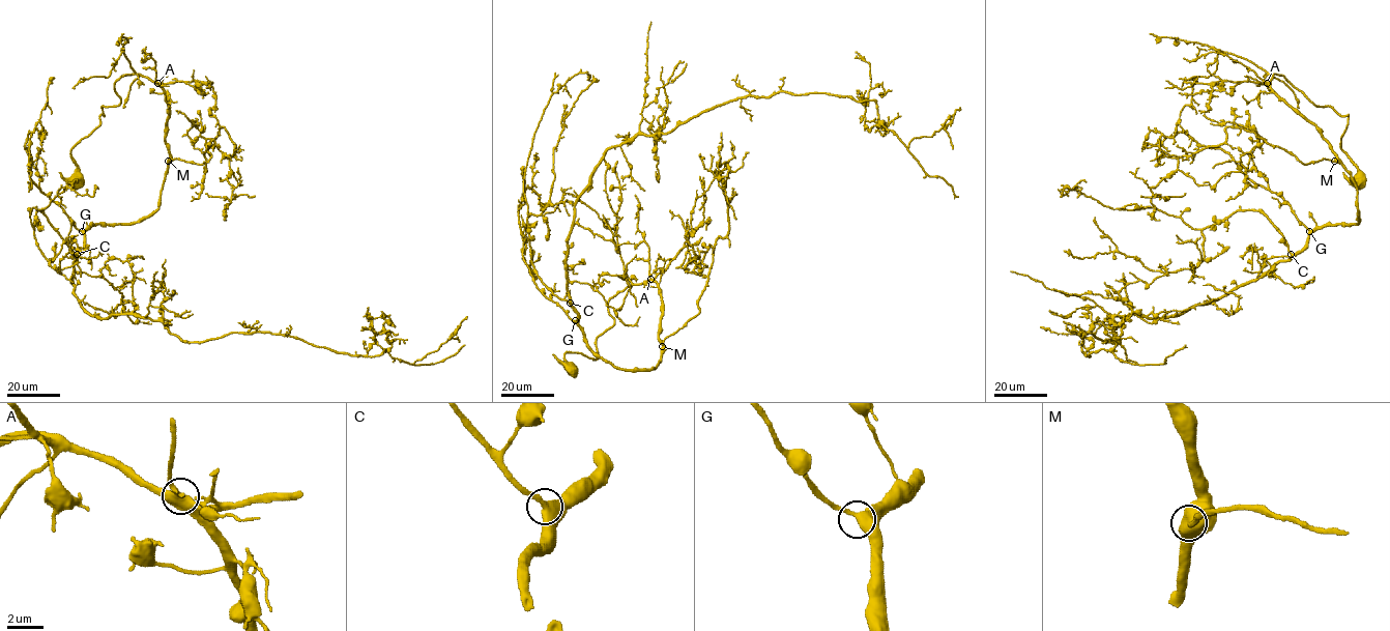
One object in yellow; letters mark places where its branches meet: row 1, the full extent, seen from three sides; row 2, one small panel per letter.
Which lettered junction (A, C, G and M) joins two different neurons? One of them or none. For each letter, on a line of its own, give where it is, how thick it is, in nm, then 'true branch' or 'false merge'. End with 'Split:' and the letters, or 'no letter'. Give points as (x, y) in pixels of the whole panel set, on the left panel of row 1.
A: (157, 83) | 460 nm | true branch
C: (77, 254) | 480 nm | true branch
G: (82, 231) | 480 nm | true branch
M: (168, 161) | 400 nm | true branch
Split: no letter

